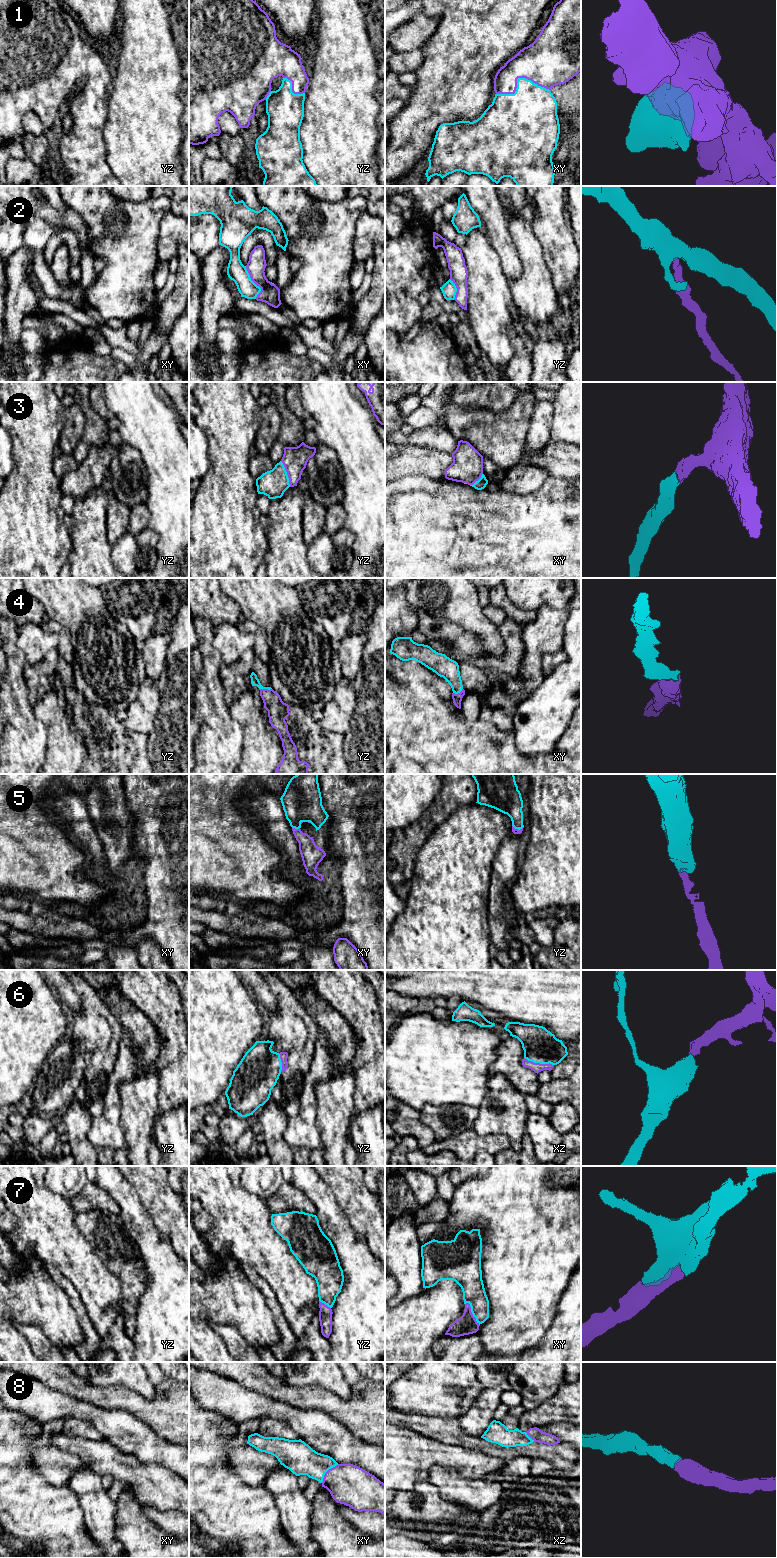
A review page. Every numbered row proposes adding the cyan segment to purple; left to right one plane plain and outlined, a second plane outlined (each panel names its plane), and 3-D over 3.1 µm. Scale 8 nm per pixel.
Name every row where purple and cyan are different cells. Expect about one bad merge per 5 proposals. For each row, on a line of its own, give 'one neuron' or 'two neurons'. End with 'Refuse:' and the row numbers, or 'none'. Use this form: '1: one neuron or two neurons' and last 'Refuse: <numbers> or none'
1: one neuron
2: two neurons
3: one neuron
4: one neuron
5: one neuron
6: one neuron
7: one neuron
8: one neuron
Refuse: 2

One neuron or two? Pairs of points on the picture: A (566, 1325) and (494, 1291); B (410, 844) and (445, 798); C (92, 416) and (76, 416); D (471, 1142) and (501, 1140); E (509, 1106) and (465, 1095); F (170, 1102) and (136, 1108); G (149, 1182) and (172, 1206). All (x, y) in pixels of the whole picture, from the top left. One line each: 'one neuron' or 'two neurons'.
A: two neurons
B: one neuron
C: two neurons
D: one neuron
E: two neurons
F: two neurons
G: one neuron

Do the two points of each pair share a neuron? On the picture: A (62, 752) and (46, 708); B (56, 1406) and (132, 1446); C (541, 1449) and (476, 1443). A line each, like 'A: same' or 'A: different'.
A: same
B: same
C: same

